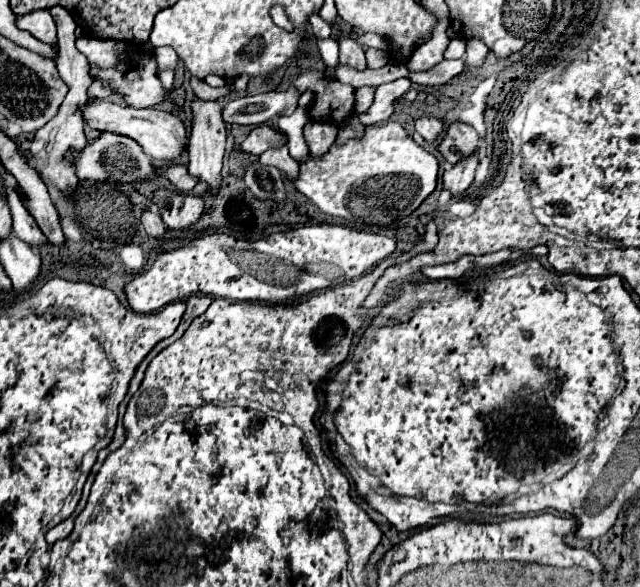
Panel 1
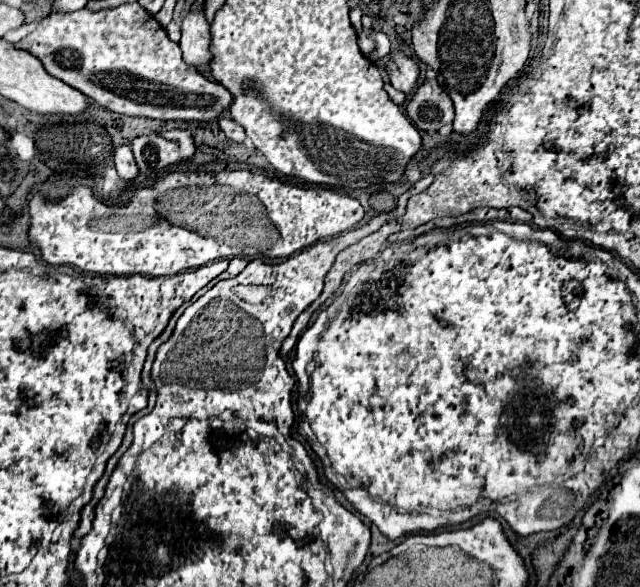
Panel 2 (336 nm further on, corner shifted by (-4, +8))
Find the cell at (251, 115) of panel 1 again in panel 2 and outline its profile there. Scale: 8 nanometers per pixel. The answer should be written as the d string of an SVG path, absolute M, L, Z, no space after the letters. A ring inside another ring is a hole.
M137 2L97 12L91 12L89 8L77 12L51 12L37 30L25 36L19 44L27 52L33 52L51 76L63 80L111 112L163 120L213 122L231 104L231 94L221 84L205 78L193 66L183 62L179 44L171 42L165 28Z

